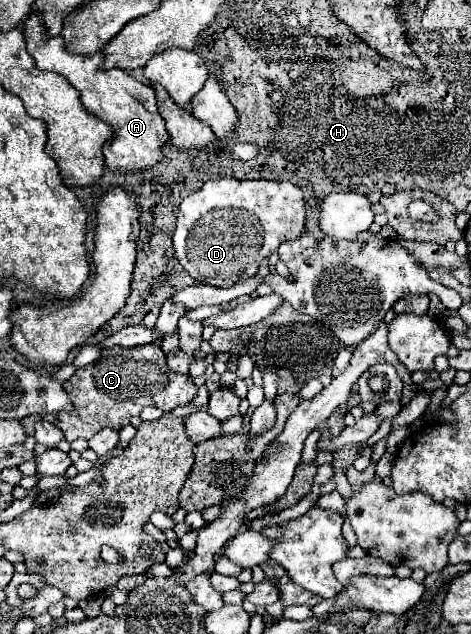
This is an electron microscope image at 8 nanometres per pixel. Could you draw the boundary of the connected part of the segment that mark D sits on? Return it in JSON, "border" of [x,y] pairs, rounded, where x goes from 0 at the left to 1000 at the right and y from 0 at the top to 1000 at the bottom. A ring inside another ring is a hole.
{"border":[[[471,281],[471,284],[442,284],[429,290],[425,300],[395,309],[374,338],[374,363],[369,363],[369,397],[391,420],[391,426],[450,451],[488,454],[514,438],[539,435],[548,426],[544,420],[569,407],[590,388],[607,379],[628,379],[641,372],[650,353],[650,334],[641,325],[637,300],[624,290],[573,290],[552,284],[501,284],[501,281]]]}

